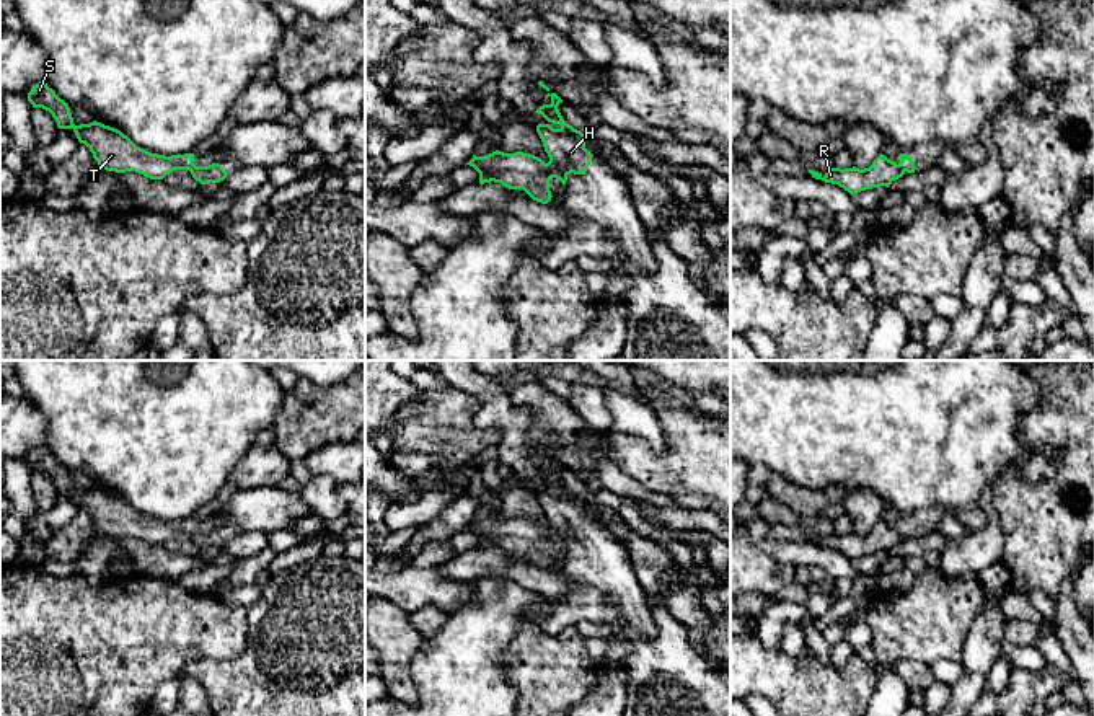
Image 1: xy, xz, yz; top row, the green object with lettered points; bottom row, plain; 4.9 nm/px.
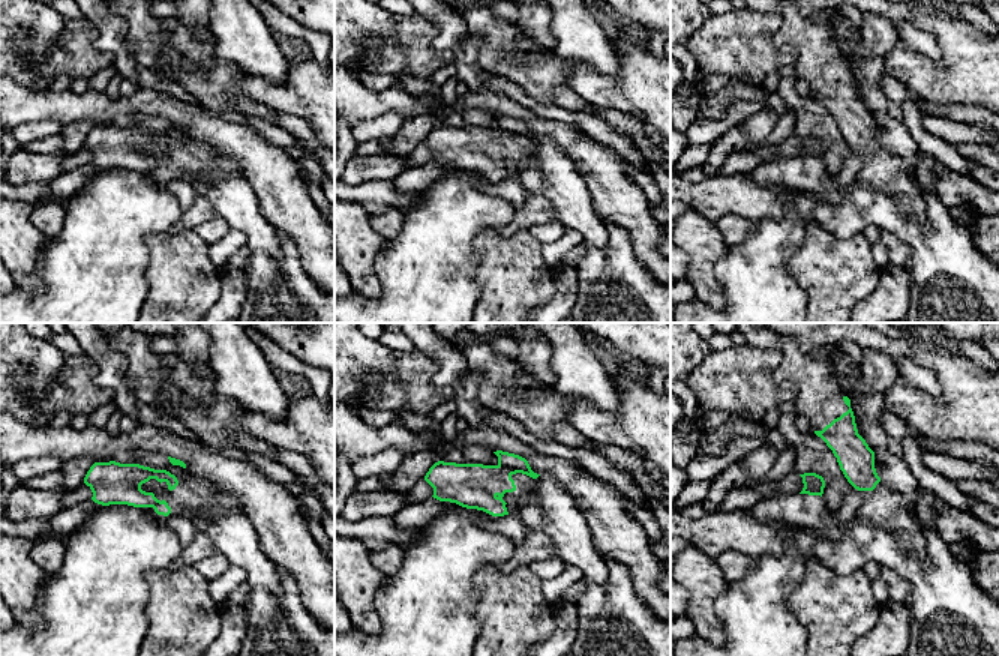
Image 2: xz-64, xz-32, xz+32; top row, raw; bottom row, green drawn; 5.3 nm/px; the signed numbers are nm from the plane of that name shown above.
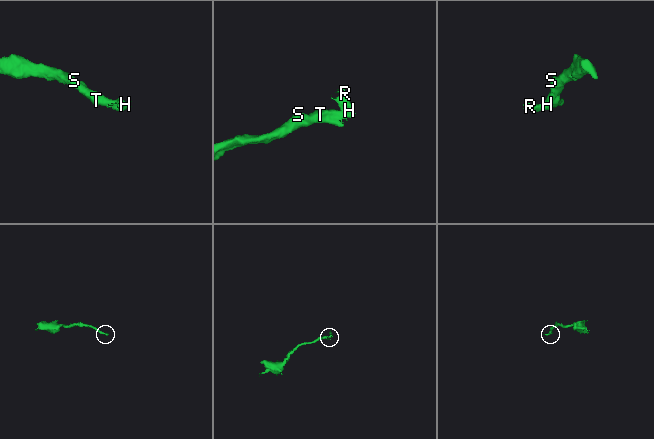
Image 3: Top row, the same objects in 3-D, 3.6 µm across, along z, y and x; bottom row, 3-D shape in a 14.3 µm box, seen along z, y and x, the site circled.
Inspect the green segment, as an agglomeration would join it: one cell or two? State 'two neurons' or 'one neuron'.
two neurons

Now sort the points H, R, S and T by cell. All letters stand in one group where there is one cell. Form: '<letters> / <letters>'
H R / S T

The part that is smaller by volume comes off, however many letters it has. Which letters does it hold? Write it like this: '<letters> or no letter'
H, R

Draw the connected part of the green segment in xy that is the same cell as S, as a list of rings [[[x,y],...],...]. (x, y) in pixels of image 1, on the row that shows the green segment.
[[[36,83],[28,93],[33,108],[42,108],[52,114],[59,129],[72,129],[80,144],[85,144],[93,158],[106,171],[126,173],[135,171],[150,179],[163,179],[174,170],[194,168],[194,153],[158,155],[137,147],[121,130],[101,122],[73,124],[68,104],[60,99],[47,83]]]

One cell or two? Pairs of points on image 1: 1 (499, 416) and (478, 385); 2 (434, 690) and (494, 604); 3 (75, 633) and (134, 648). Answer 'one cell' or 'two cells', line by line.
1: one cell
2: one cell
3: one cell

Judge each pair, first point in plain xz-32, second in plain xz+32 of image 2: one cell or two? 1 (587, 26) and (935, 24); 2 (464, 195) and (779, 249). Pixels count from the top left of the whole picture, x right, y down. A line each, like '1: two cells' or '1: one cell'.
1: two cells
2: one cell

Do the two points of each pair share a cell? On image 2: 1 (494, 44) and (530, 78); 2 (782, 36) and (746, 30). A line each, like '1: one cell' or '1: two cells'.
1: one cell
2: two cells

